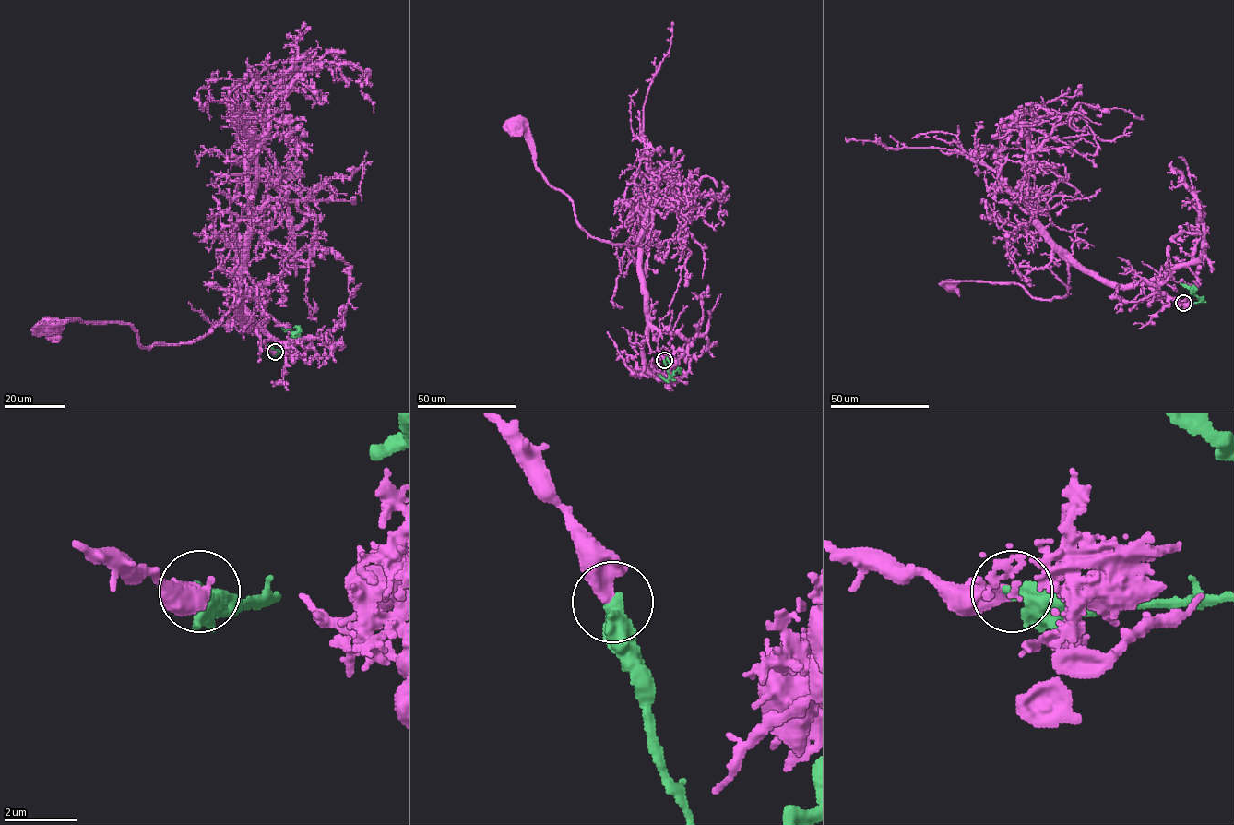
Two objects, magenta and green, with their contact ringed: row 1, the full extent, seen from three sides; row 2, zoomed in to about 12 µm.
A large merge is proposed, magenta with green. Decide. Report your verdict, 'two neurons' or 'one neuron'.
one neuron

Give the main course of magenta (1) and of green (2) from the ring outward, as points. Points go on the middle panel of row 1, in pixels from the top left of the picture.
1: (664, 359), (646, 301), (641, 246), (591, 237), (577, 223), (573, 202), (537, 166), (533, 140), (517, 125)
2: (664, 359), (670, 376), (675, 368), (666, 356)

